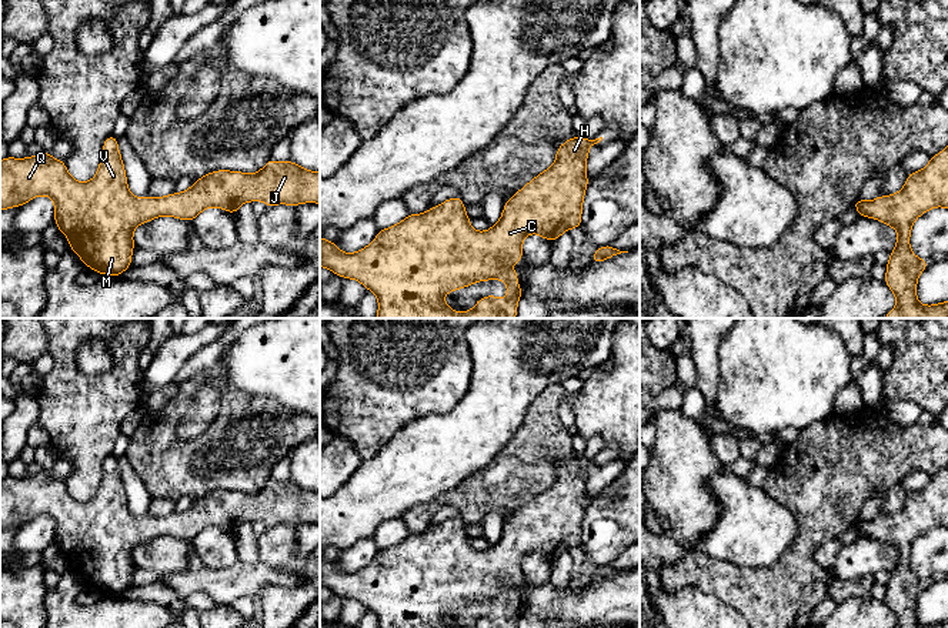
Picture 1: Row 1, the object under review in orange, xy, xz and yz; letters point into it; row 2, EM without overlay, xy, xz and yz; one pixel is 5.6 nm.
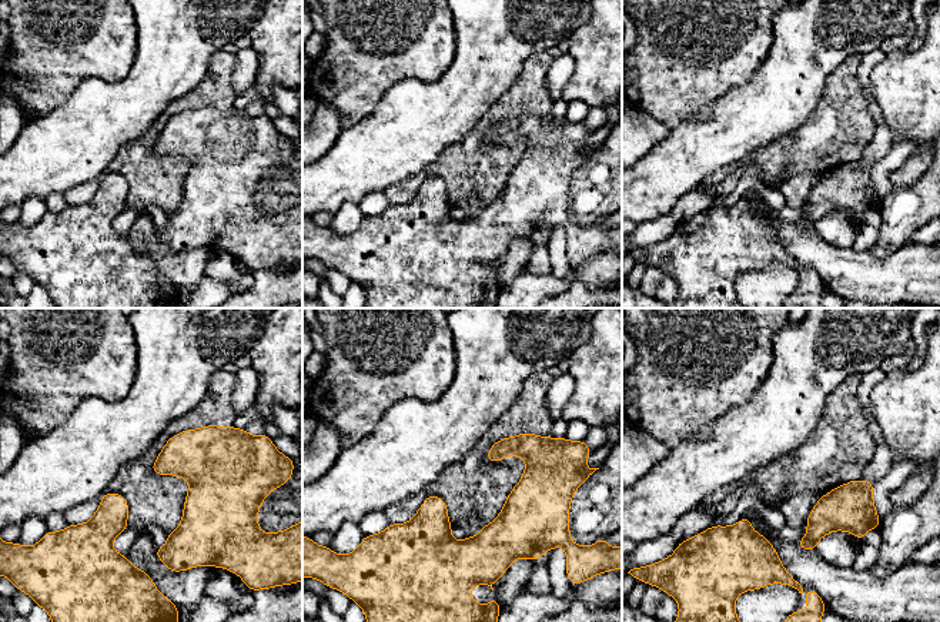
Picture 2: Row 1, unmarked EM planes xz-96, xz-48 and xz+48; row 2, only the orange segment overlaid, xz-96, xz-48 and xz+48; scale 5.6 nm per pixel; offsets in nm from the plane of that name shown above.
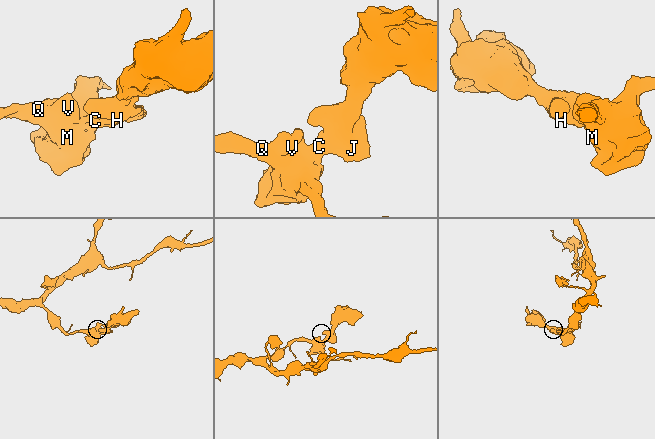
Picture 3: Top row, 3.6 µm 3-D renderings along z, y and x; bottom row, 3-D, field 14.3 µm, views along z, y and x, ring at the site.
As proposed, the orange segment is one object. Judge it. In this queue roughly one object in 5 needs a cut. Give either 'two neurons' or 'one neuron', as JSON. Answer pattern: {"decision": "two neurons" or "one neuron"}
{"decision": "one neuron"}

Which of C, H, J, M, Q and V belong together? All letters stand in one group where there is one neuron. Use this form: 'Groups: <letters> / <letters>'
Groups: C H J M Q V

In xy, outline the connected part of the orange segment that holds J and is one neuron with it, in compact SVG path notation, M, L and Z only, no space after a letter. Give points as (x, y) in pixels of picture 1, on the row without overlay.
M110 454L103 461L103 477L97 494L87 502L76 501L67 491L63 480L53 478L41 471L27 478L6 477L0 481L0 531L20 527L37 515L50 515L54 520L54 544L69 558L70 569L80 575L83 585L100 595L120 597L131 587L133 550L160 535L170 535L193 541L203 530L218 527L236 535L238 527L248 521L263 521L267 527L288 524L297 527L303 522L320 524L320 492L300 487L294 481L284 482L267 480L256 494L218 490L211 491L183 512L164 517L136 518L128 507L124 482L118 471L117 457Z

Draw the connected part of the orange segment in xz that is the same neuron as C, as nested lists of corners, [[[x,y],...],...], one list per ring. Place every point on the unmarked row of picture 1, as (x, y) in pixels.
[[[573,455],[564,464],[558,465],[555,482],[508,518],[500,541],[487,551],[474,551],[465,534],[463,518],[451,517],[423,534],[408,534],[401,542],[380,550],[377,557],[365,568],[353,574],[340,571],[336,561],[323,559],[320,555],[320,587],[330,588],[341,598],[360,601],[368,611],[377,615],[378,628],[450,628],[444,622],[445,612],[465,608],[484,599],[504,599],[507,602],[507,621],[503,622],[501,618],[490,614],[477,619],[474,628],[517,628],[524,611],[515,604],[518,594],[514,587],[523,578],[523,558],[535,552],[554,562],[570,548],[581,548],[583,520],[585,507],[590,502],[585,494],[588,468],[601,460],[602,457],[588,460]]]

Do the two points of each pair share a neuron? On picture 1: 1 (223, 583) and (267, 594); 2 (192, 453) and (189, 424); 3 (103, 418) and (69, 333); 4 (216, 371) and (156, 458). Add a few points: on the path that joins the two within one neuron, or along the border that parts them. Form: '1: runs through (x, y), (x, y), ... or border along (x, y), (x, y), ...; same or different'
1: border along (293, 585), (266, 585), (259, 594); different
2: border along (214, 417), (199, 436), (186, 440), (177, 438); different
3: runs through (82, 397), (66, 377), (66, 354); same
4: runs through (227, 401), (227, 423), (192, 458), (186, 458); same

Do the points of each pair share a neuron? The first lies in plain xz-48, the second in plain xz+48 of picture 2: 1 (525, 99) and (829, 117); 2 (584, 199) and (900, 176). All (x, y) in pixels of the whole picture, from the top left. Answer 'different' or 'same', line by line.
1: same
2: different

